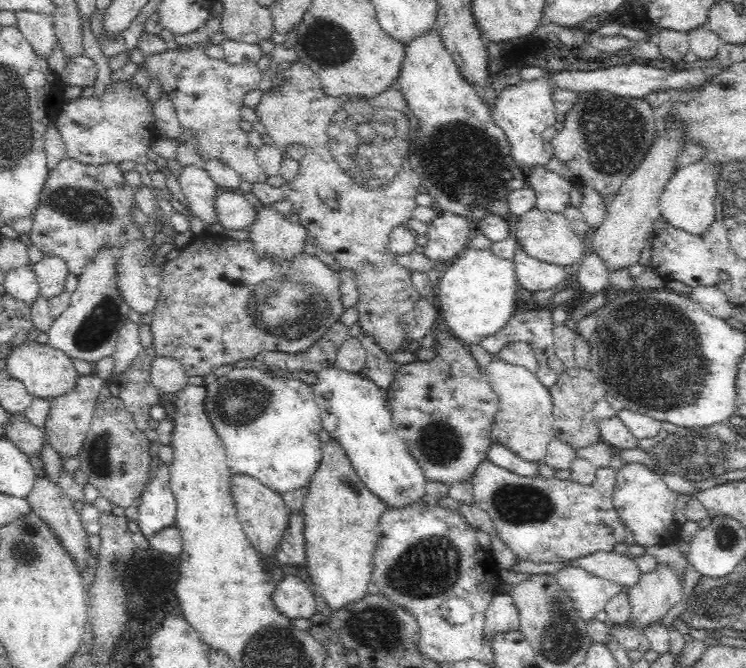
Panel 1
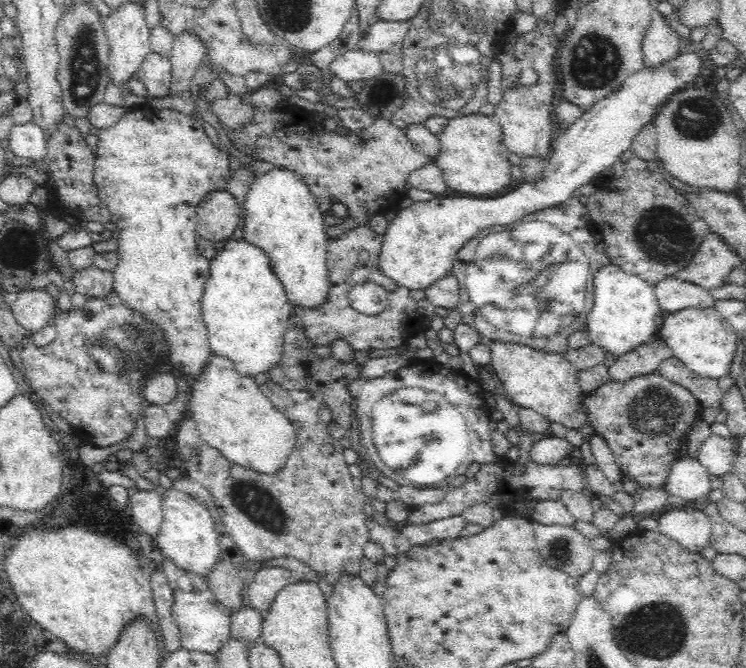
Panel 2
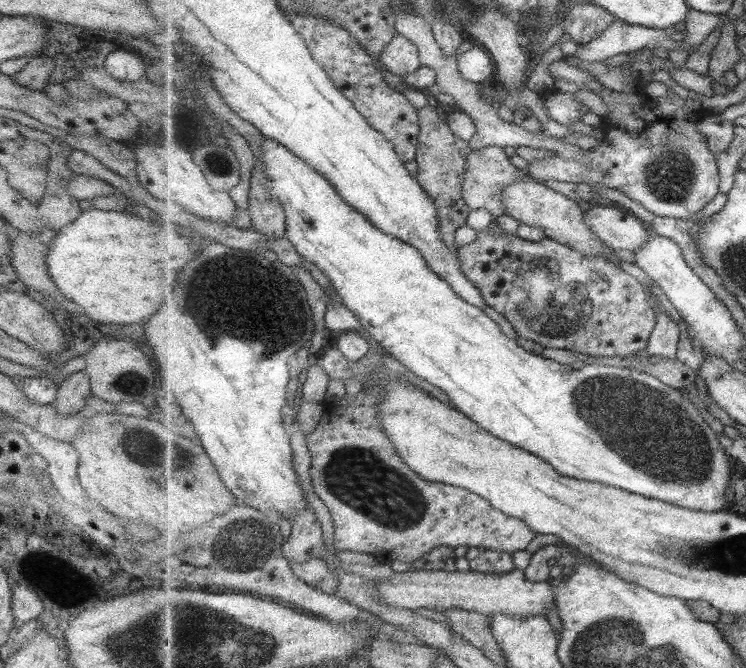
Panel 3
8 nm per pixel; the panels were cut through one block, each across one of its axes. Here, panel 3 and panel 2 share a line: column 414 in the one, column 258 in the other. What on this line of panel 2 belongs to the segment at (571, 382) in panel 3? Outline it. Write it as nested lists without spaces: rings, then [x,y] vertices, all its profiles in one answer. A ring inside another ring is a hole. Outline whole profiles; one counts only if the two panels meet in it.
[[[243,239],[228,240],[209,262],[209,278],[201,298],[201,315],[208,328],[211,352],[232,359],[238,373],[243,375],[254,377],[259,372],[269,371],[282,358],[283,340],[293,312],[293,304],[288,300],[283,283],[272,271],[271,259],[260,247]]]

